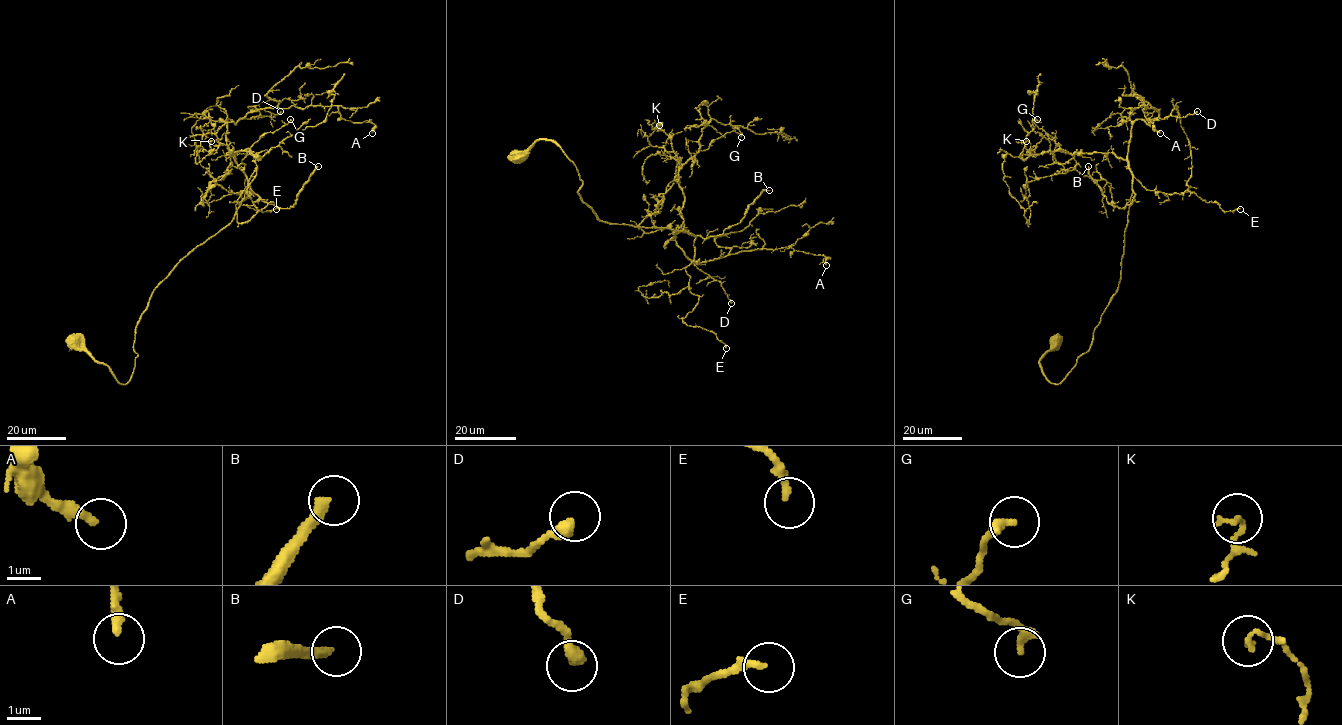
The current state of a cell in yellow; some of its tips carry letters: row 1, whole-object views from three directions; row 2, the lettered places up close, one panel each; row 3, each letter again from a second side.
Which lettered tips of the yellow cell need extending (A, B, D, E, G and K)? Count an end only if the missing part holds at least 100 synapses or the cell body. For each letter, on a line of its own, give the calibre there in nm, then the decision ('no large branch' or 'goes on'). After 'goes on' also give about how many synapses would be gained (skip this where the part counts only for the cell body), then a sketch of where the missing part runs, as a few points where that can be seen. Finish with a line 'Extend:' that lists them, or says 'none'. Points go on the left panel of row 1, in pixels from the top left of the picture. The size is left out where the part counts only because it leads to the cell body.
A: 280 nm | no large branch
B: 280 nm | goes on | 160 syn | (318, 166), (323, 154), (315, 140), (310, 93), (332, 92), (330, 97), (339, 104), (322, 105)
D: 380 nm | no large branch
E: 240 nm | no large branch
G: 300 nm | no large branch
K: 160 nm | no large branch
Extend: B

